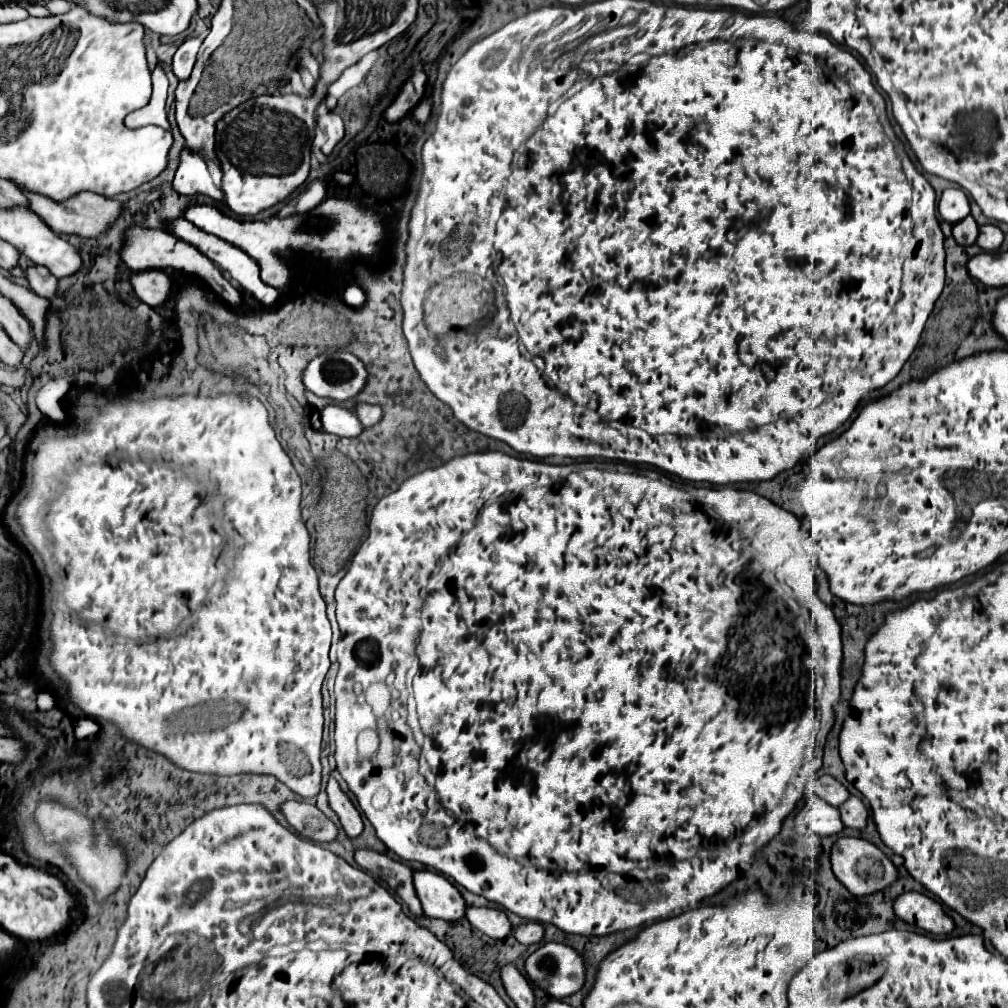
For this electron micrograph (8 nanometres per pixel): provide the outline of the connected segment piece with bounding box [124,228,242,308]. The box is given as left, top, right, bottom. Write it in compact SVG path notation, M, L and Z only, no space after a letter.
M132 228L132 236L128 236L128 248L124 248L124 262L134 272L170 270L172 274L178 272L178 274L184 274L184 276L192 276L192 278L204 282L218 298L222 298L230 306L238 308L242 304L240 292L222 276L218 266L212 260L208 260L202 252L196 252L196 248L192 244L186 244L184 240L180 240L180 238L172 236L172 234L166 234L166 232L160 232L160 230Z

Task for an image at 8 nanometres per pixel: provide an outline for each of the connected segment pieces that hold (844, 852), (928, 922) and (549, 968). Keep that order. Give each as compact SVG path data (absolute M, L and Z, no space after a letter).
M838 838L838 842L832 848L832 870L836 878L854 894L854 896L868 896L886 890L898 880L898 868L892 864L892 860L876 848L872 842L862 838Z
M904 892L894 902L894 912L908 924L914 924L936 936L946 936L954 930L954 920L944 912L942 904L920 894Z
M548 942L526 958L530 980L554 998L576 994L586 984L584 958L570 946Z

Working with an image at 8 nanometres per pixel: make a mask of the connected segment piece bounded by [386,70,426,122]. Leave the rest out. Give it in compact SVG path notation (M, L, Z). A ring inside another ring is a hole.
M414 70L412 78L404 84L398 98L386 110L386 120L400 122L404 116L408 116L408 112L412 112L420 104L424 90L426 90L426 74L422 70Z

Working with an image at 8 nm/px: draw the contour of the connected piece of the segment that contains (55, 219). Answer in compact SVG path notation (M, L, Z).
M82 192L82 196L76 196L76 200L66 200L64 204L52 204L52 200L44 196L28 196L32 212L36 212L56 234L76 234L82 238L100 238L112 228L112 224L120 218L124 212L124 204L118 200L110 200L100 194Z

